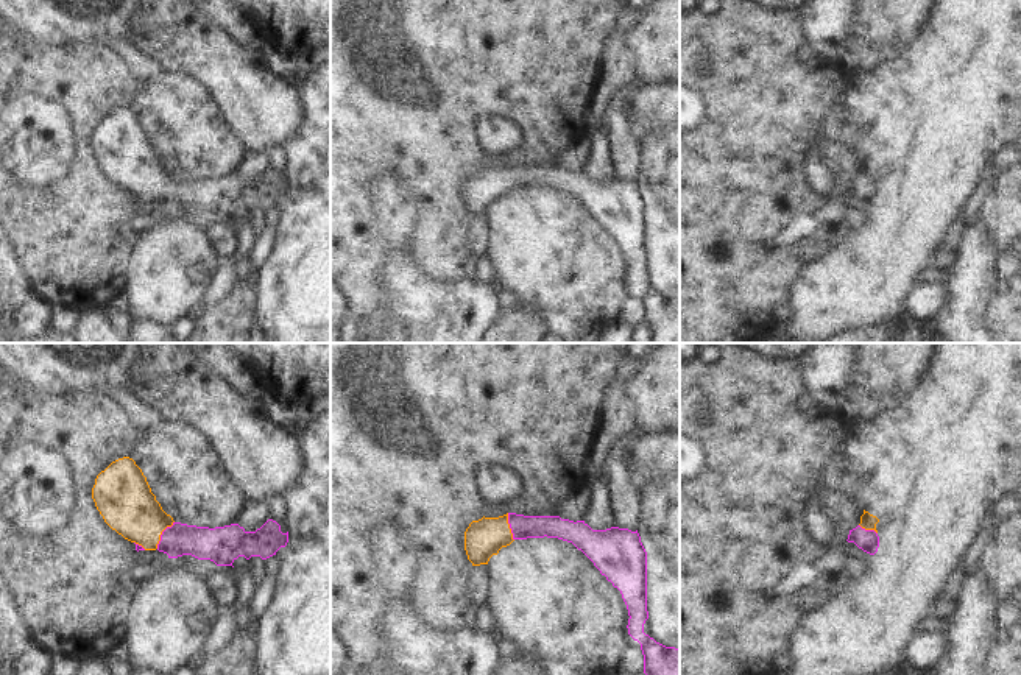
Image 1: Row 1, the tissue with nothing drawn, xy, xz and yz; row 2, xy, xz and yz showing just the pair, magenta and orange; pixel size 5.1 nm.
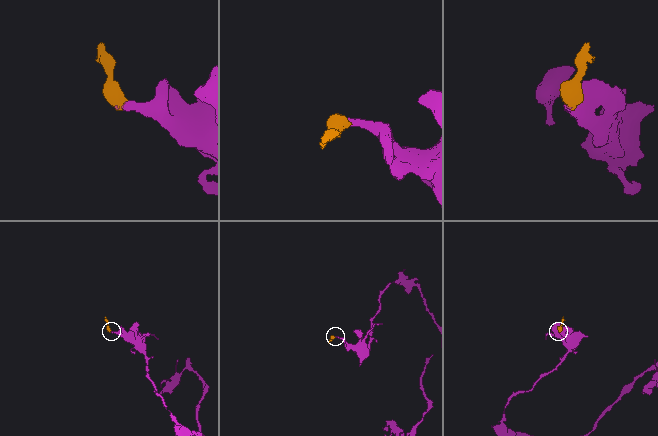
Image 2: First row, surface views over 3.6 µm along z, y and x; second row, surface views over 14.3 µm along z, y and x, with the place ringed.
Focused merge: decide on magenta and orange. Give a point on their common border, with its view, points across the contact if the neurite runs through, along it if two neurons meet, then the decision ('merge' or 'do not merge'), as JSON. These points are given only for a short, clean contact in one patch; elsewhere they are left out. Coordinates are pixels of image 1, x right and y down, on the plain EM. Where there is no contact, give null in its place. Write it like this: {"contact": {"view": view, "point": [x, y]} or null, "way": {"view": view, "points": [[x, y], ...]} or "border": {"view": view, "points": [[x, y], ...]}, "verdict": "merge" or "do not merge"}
{"contact": {"view": "xy", "point": [162, 184]}, "way": {"view": "xy", "points": [[203, 194], [175, 190], [162, 184], [151, 180], [127, 155]]}, "verdict": "merge"}

